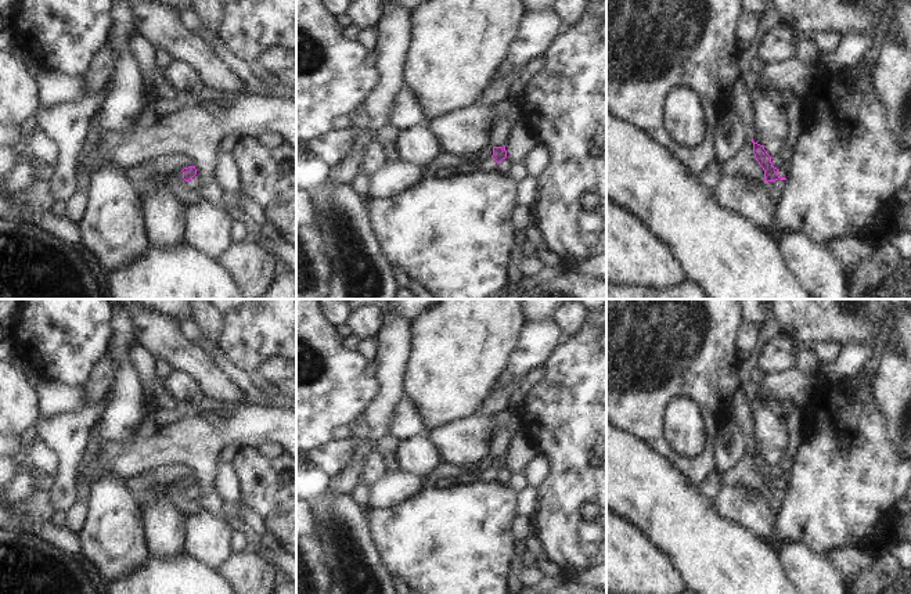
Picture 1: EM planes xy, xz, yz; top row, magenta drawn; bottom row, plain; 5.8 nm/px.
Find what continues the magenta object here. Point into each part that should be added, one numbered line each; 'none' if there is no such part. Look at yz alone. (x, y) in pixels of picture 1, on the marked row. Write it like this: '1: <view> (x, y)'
1: yz (777, 187)

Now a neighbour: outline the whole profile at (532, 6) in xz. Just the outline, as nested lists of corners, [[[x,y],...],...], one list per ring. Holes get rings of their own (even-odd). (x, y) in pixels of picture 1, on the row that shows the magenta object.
[[[525,0],[526,1],[526,12],[536,12],[547,8],[552,8],[552,4],[557,0]]]

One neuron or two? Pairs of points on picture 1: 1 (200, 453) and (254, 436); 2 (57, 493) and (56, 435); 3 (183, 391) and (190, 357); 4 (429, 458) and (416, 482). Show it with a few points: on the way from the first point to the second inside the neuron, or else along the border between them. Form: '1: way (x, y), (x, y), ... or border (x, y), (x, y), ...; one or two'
1: way (213, 439), (216, 436), (240, 436); one
2: way (65, 479), (65, 449); one
3: border (172, 368), (187, 374), (195, 382), (202, 396); two
4: border (399, 470), (414, 475), (428, 475); two

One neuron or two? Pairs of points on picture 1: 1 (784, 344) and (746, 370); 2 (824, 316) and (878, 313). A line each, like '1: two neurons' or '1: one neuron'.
1: two neurons
2: one neuron

